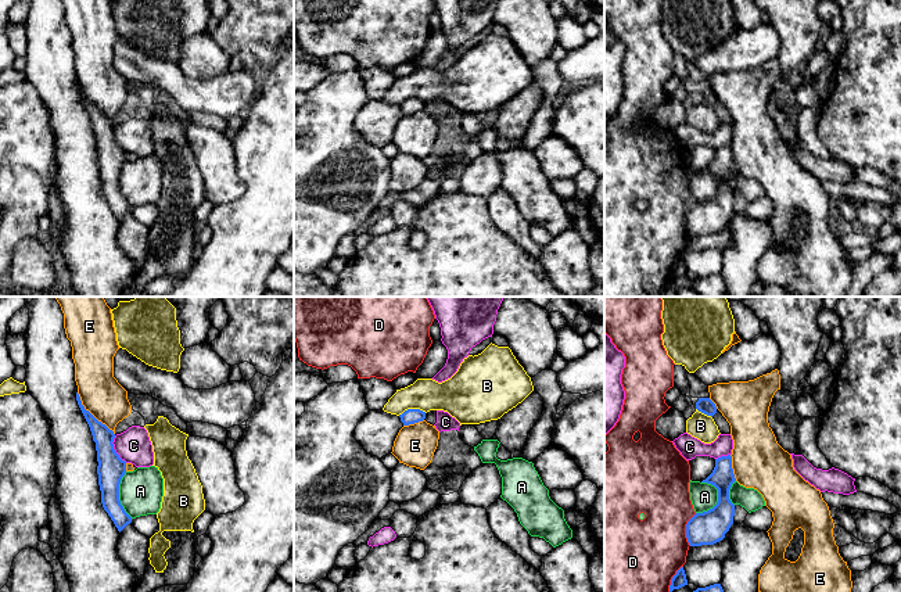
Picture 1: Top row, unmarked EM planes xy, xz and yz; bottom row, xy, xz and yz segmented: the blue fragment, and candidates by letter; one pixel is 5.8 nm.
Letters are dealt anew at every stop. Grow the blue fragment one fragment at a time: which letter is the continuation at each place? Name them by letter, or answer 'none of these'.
none of these

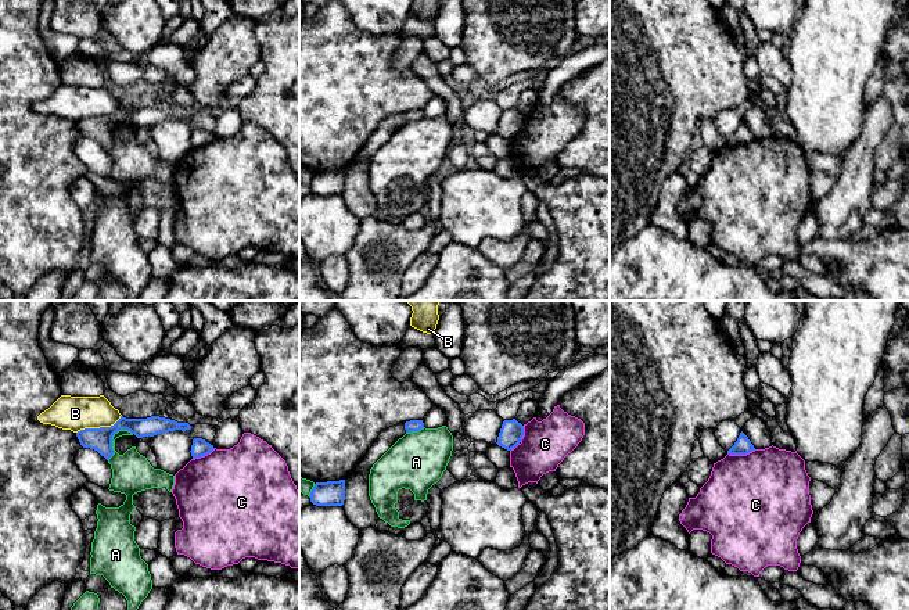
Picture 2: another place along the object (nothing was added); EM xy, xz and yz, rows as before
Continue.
none of these

